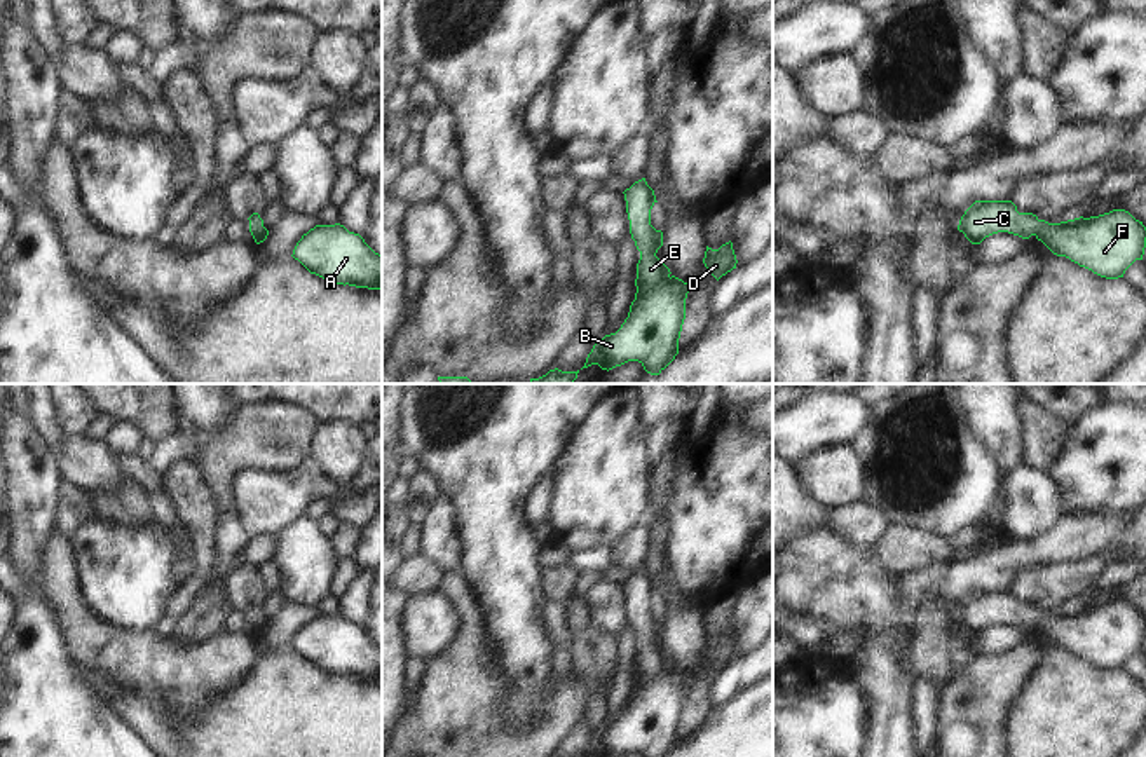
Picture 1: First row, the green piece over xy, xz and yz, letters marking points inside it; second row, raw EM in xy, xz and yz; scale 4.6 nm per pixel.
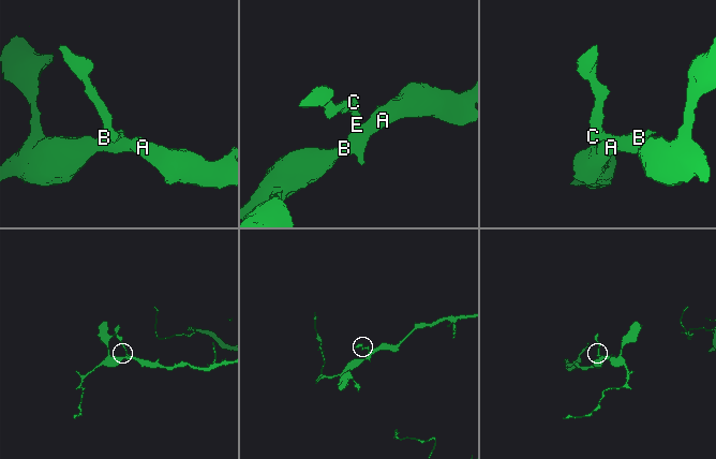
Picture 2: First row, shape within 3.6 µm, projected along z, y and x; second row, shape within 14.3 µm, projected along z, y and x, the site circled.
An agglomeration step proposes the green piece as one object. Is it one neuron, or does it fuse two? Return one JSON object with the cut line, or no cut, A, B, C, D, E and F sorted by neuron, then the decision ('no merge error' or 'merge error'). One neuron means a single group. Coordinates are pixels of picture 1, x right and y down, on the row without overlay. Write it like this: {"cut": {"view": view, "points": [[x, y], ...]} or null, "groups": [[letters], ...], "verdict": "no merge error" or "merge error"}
{"cut": null, "groups": [["A", "B", "C", "D", "E", "F"]], "verdict": "no merge error"}

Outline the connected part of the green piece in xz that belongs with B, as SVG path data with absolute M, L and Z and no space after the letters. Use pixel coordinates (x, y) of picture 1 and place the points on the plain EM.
M645 569L623 584L630 624L640 642L637 684L621 719L595 733L584 757L621 757L628 752L668 757L679 745L689 675L675 668L656 647L663 637L663 623L651 616L651 600L658 591Z

